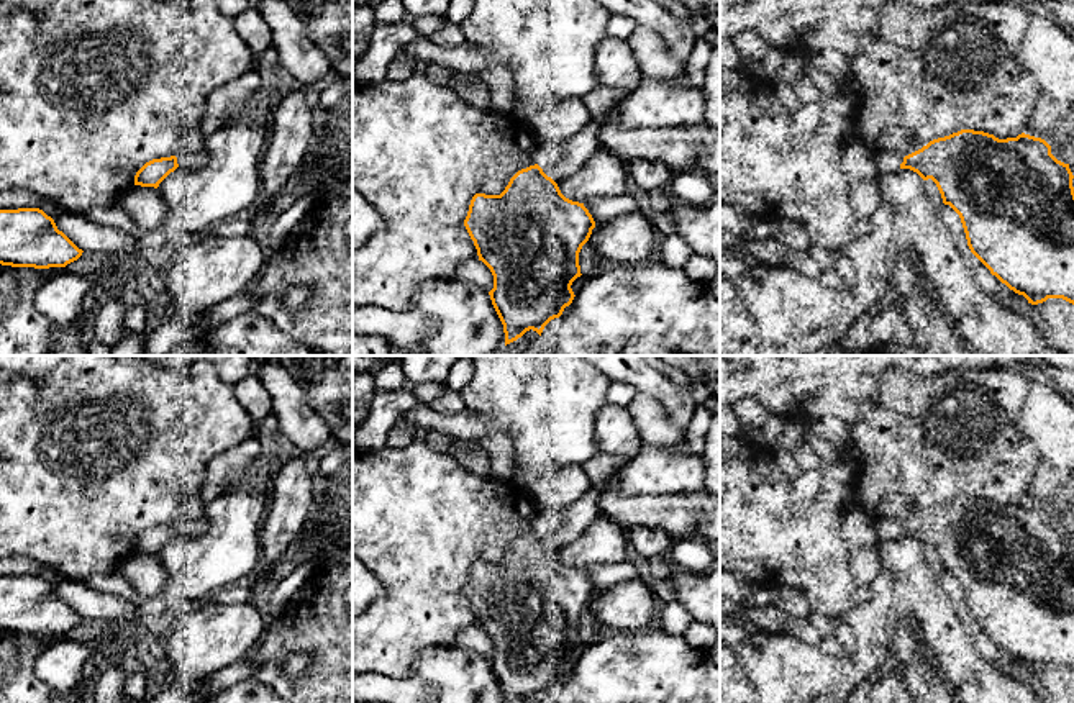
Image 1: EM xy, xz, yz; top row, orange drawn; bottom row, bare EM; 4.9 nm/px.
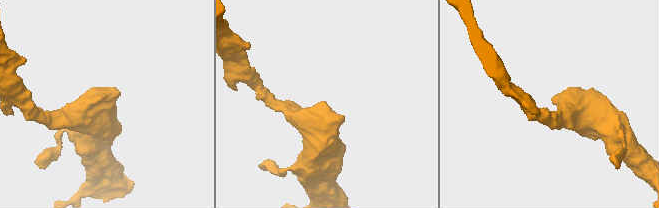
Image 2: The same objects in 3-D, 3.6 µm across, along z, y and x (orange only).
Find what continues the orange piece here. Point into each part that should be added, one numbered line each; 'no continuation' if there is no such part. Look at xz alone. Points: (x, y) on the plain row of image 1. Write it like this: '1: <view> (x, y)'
1: xz (561, 528)

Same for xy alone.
1: xy (197, 526)

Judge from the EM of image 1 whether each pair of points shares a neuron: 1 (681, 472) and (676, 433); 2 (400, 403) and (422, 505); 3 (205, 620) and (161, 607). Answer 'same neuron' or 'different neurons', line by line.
1: different neurons
2: different neurons
3: different neurons

